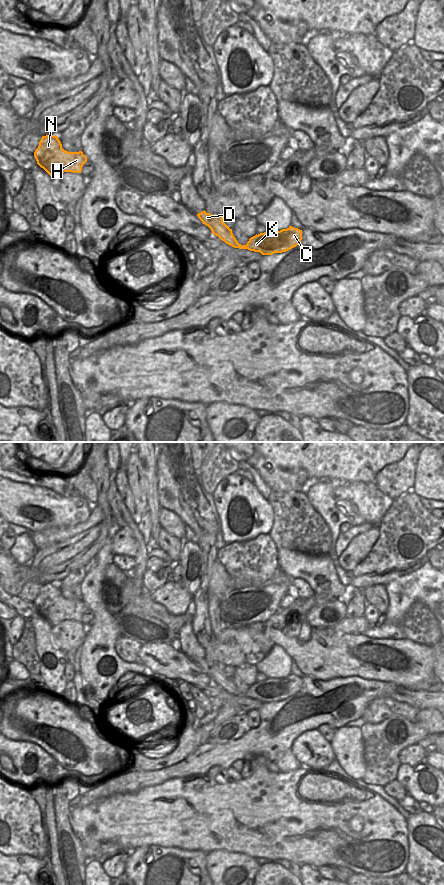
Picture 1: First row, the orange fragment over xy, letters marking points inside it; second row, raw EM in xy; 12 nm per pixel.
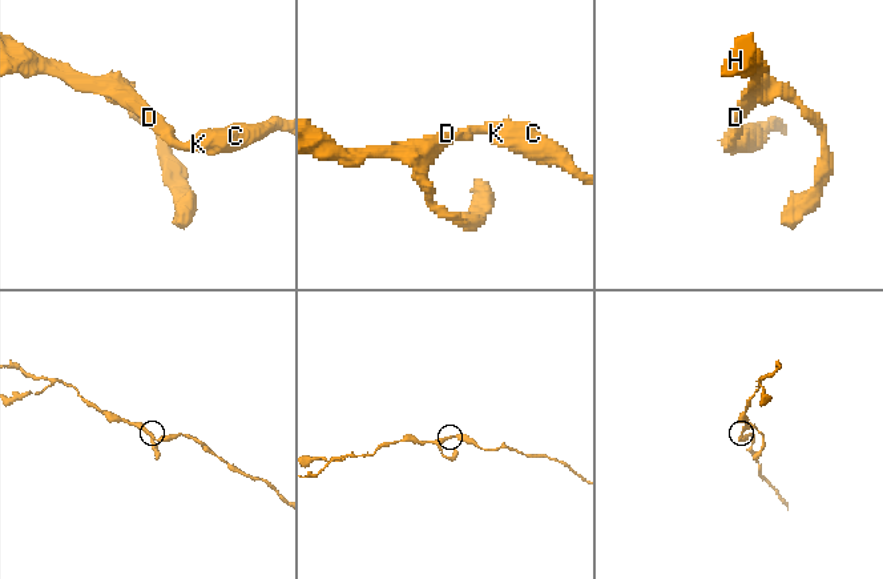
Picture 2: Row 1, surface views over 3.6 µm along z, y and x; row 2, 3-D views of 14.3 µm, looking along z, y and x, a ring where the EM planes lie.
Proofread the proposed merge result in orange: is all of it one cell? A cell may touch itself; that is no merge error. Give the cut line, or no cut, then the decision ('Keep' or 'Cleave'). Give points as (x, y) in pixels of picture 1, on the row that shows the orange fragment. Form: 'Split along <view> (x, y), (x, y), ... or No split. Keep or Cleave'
No split. Keep

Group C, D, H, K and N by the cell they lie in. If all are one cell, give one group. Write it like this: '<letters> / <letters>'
C D H K N

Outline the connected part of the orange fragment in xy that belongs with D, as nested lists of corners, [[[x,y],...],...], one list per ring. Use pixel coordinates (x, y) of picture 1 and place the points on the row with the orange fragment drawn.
[[[205,210],[197,214],[203,224],[208,226],[213,235],[218,236],[226,244],[239,249],[260,252],[262,255],[286,252],[296,247],[302,240],[302,230],[289,226],[280,231],[266,231],[251,237],[246,245],[238,243],[221,215],[212,215]]]

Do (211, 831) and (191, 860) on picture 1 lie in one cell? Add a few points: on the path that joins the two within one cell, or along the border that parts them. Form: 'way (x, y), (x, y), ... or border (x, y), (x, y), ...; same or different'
border (175, 847), (186, 850), (201, 850), (206, 854); different

